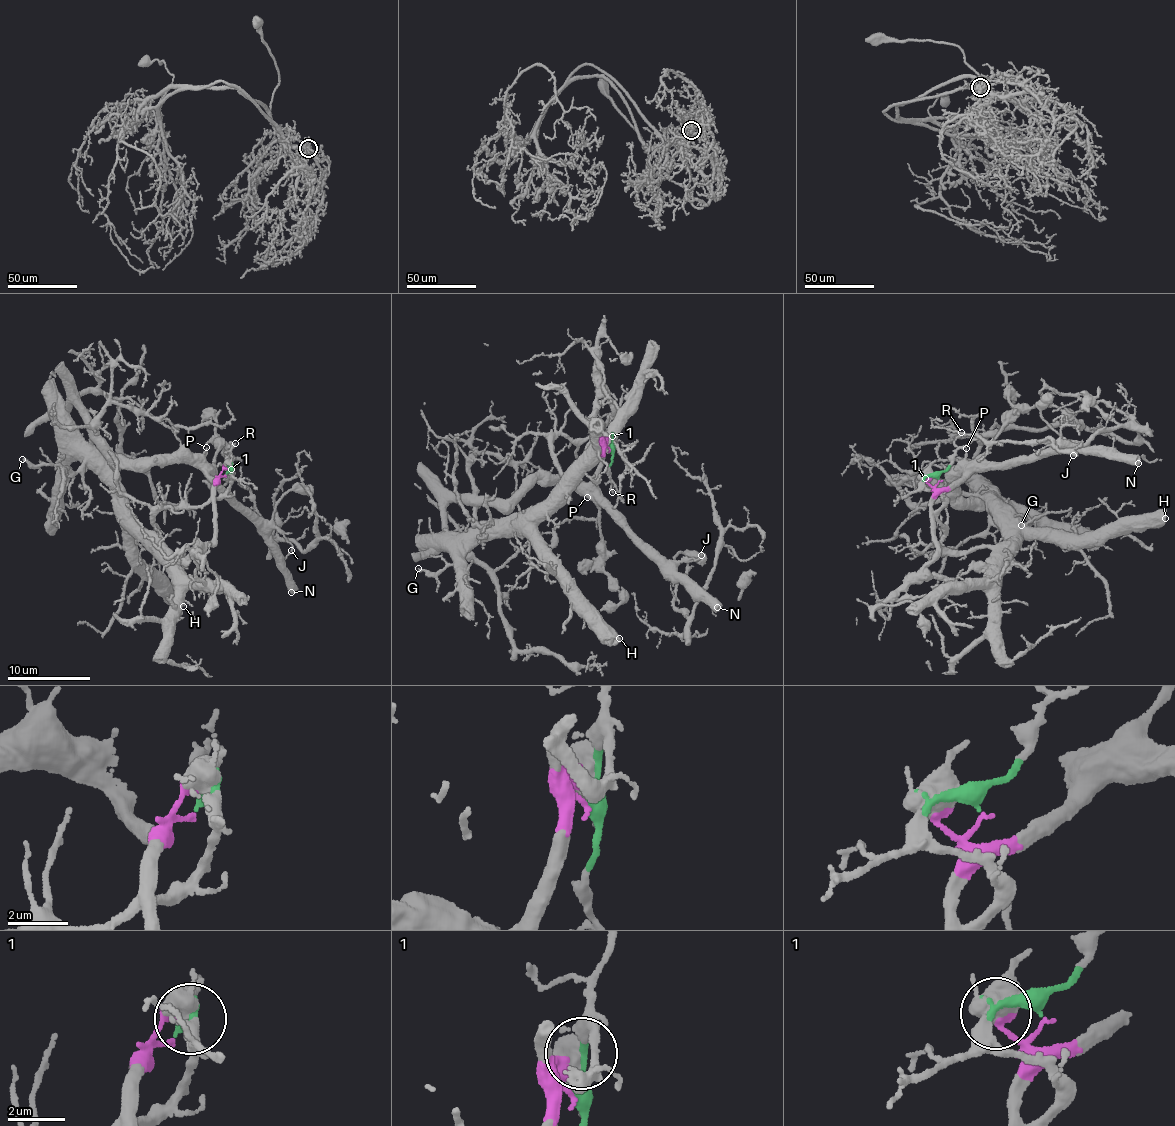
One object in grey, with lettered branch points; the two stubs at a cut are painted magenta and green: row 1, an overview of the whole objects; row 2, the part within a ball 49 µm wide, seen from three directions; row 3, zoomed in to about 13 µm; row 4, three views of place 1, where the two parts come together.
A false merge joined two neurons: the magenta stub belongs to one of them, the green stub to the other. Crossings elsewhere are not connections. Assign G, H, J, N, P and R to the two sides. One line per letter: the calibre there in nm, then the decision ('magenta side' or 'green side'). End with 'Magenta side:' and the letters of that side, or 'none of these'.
G: 200 nm thick; green side
H: 550 nm thick; green side
J: 130 nm thick; magenta side
N: 550 nm thick; magenta side
P: 150 nm thick; magenta side
R: 180 nm thick; green side
Magenta side: J, N, P

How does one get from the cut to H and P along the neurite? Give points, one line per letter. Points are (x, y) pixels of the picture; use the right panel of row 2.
H: (939, 479), (923, 485), (942, 499), (945, 550), (1165, 518)
P: (939, 479), (940, 488), (946, 489), (962, 477), (967, 448)

